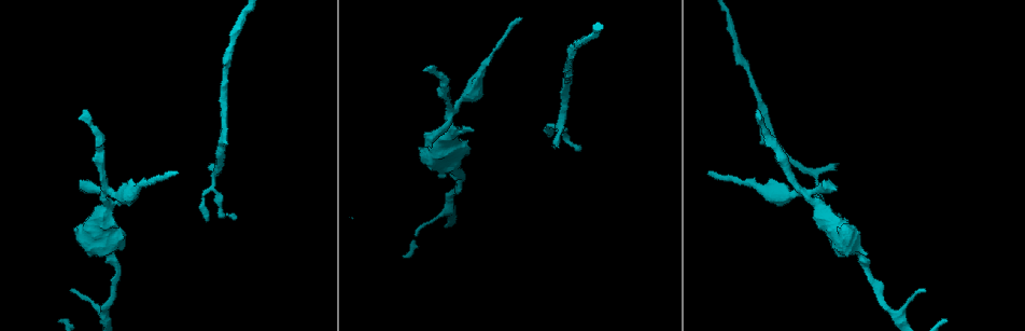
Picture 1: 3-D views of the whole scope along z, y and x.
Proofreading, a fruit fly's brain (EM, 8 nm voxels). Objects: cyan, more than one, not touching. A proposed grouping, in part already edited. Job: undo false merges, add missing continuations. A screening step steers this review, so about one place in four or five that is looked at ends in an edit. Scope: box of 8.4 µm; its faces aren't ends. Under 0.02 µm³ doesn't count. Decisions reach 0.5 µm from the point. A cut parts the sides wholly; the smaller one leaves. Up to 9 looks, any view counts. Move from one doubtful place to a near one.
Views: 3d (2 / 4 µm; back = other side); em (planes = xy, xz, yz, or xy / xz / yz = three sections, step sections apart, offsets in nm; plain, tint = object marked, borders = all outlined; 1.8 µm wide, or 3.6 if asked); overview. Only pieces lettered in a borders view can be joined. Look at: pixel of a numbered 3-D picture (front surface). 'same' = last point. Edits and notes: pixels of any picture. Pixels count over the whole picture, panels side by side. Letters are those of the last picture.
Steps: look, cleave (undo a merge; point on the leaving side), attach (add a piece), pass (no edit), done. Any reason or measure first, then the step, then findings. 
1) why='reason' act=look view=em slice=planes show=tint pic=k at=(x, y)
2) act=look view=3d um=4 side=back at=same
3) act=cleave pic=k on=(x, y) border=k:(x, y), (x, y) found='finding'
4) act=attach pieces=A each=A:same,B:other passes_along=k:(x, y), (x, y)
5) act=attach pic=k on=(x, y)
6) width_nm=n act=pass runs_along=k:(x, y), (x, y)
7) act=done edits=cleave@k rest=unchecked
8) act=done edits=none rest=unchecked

why='free end' act=look view=3d um=2 pic=1 at=(835, 164)

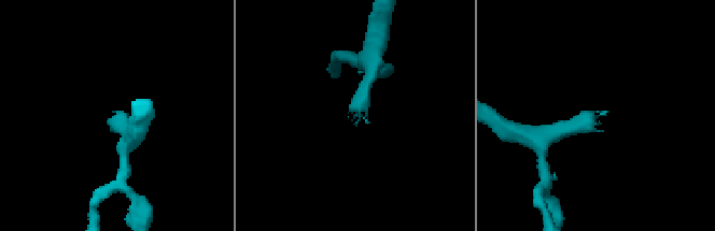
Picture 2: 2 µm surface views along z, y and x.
why='need the tissue' act=look view=em slice=planes show=borders pic=2 at=(357, 120)

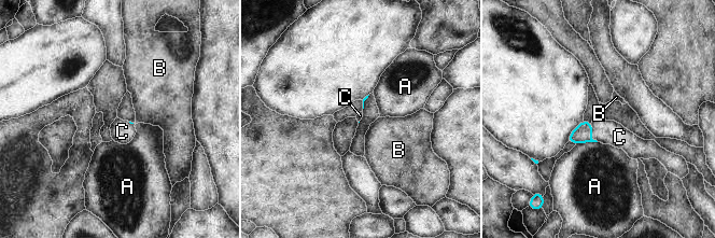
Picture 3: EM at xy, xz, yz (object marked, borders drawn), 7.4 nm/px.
longest_contact=A:160nm act=attach pieces=C each=A:other,B:other,C:same passes_along=3:(583, 134), (591, 132), (612, 132) found='the cell continues'

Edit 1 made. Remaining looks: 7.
act=look view=overview

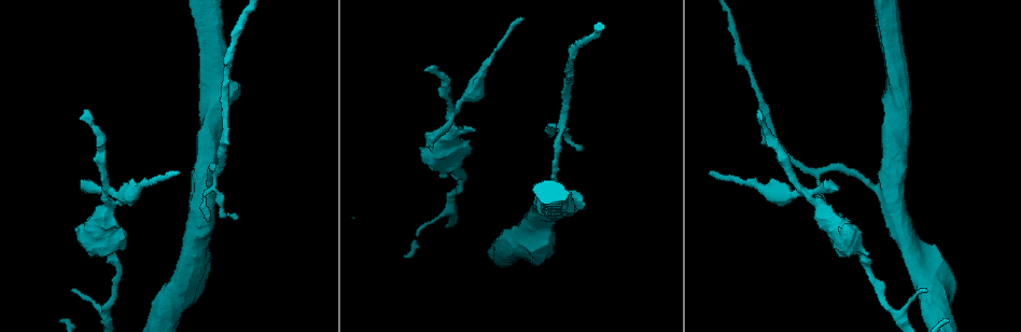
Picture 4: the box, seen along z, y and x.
why='calibre changes' act=look view=em slice=planes show=tint pic=4 at=(109, 190)

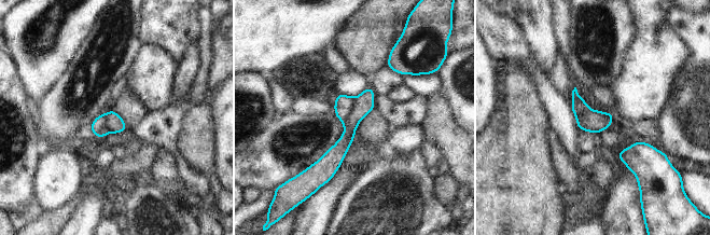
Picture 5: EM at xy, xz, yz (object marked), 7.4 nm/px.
why='see the neighbours' act=look view=em slice=planes show=borders at=same

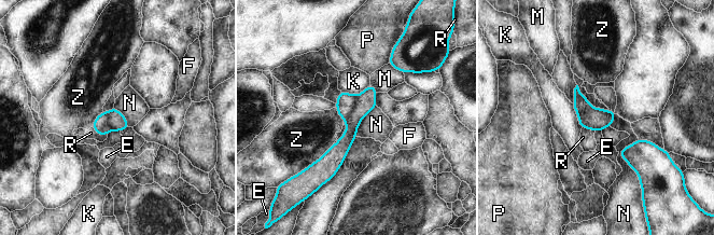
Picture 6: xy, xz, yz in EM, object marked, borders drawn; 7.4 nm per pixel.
longest_contact=N:300nm act=cleave pic=6 on=(365, 101) each=E:other,F:other,K:other,M:other,N:other,P:other,R:other,Z:other part_leaving=6:(370, 87), (349, 136), (323, 170) found='a second cell is stuck on'

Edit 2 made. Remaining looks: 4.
why='long arm stops here' act=look view=3d um=4 pic=4 at=(85, 109)

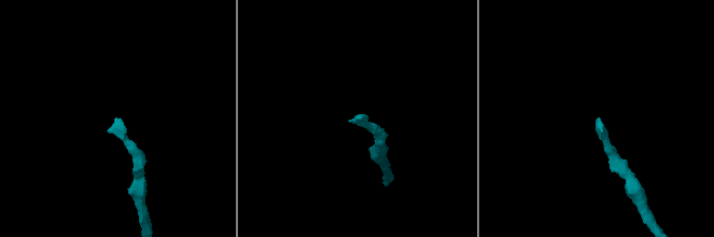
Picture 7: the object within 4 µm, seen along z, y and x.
why='now the EM' act=look view=em slice=planes show=borders pic=7 at=(355, 117)

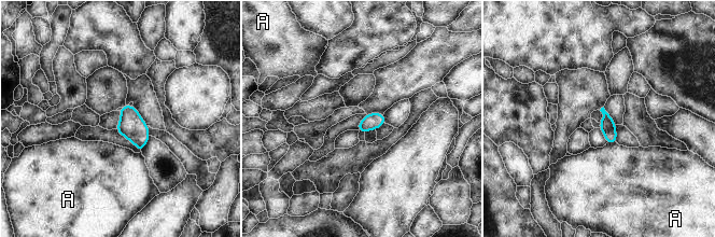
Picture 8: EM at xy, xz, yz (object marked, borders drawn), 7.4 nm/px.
act=pass each=A:other border=8:(606, 142), (616, 143) found='no lettered piece goes on from it'

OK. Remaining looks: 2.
act=done edits=attach@3,cleave@6 rest=unchecked

